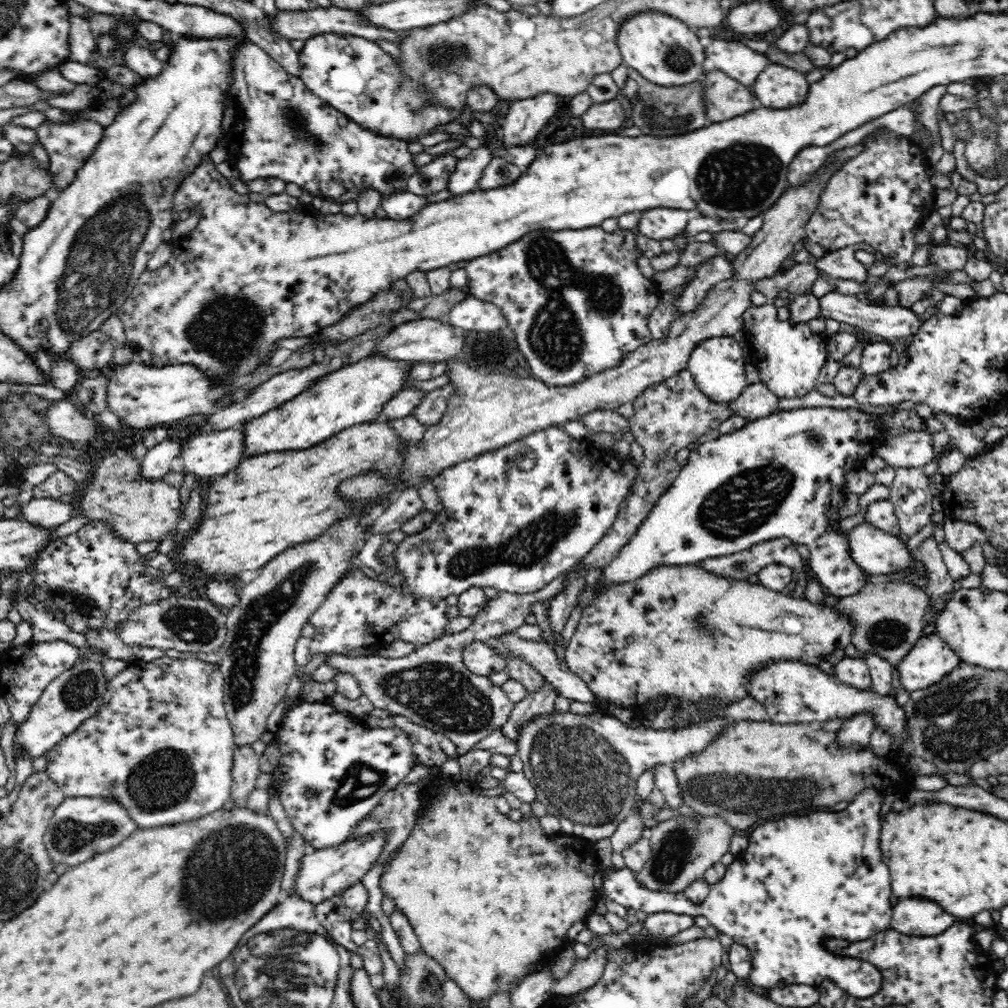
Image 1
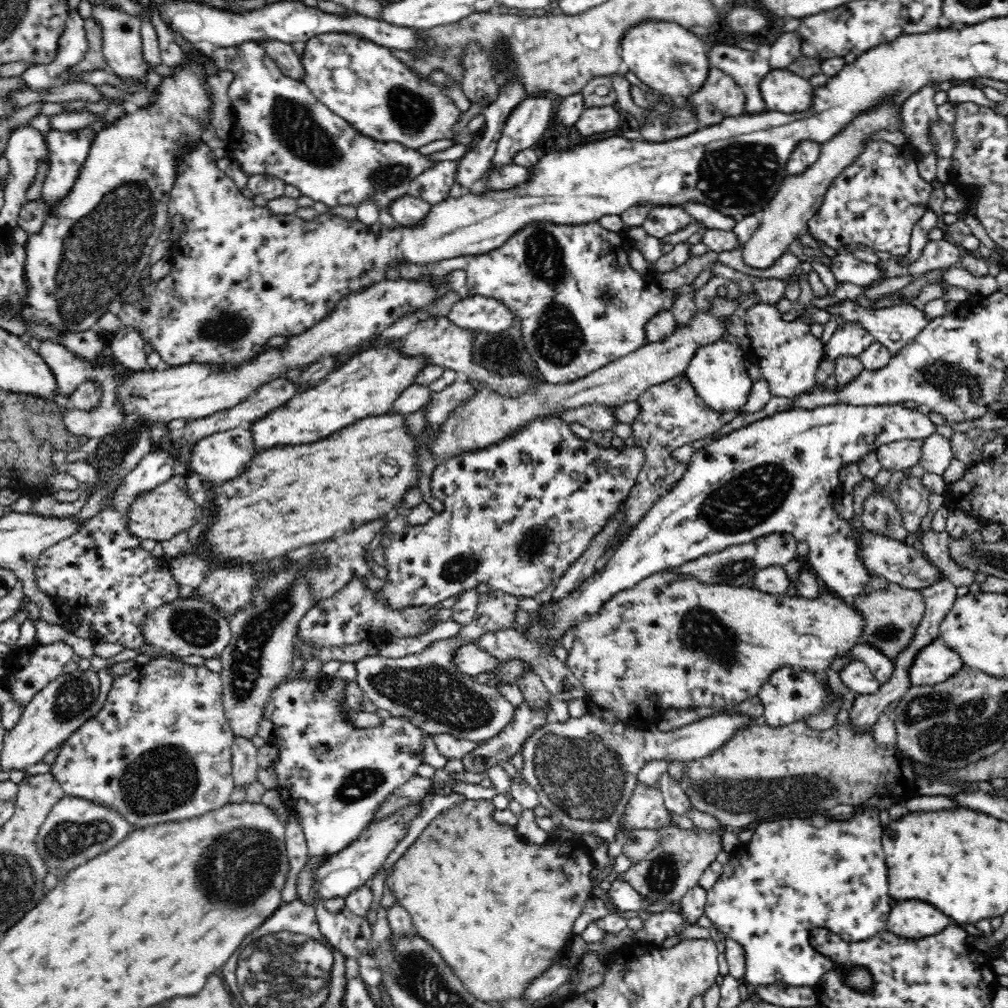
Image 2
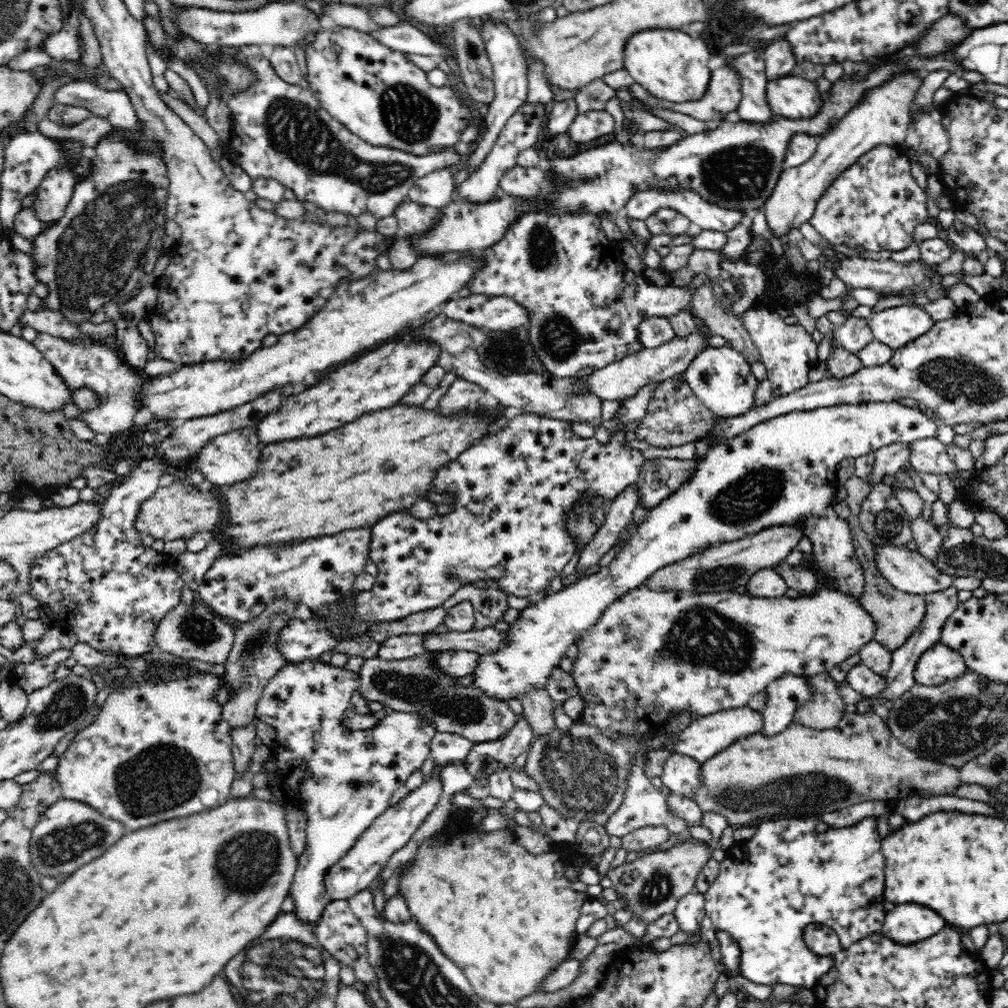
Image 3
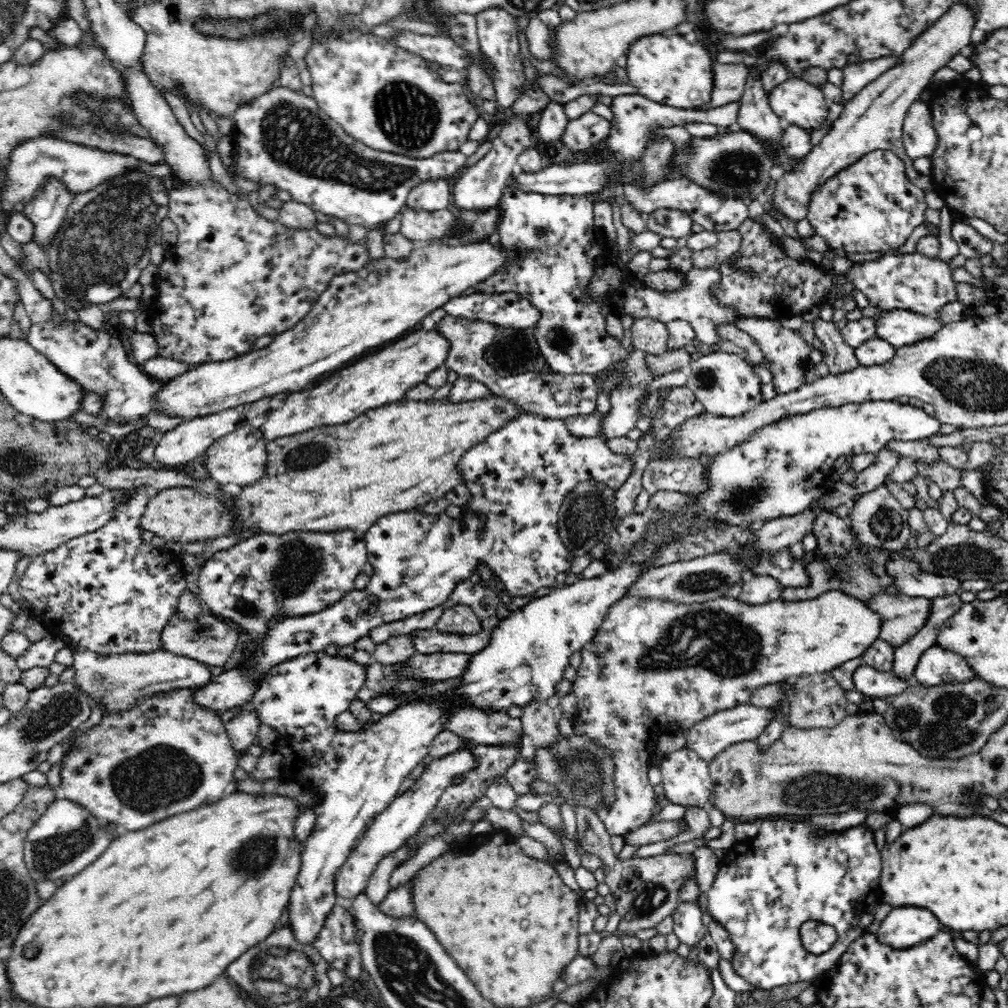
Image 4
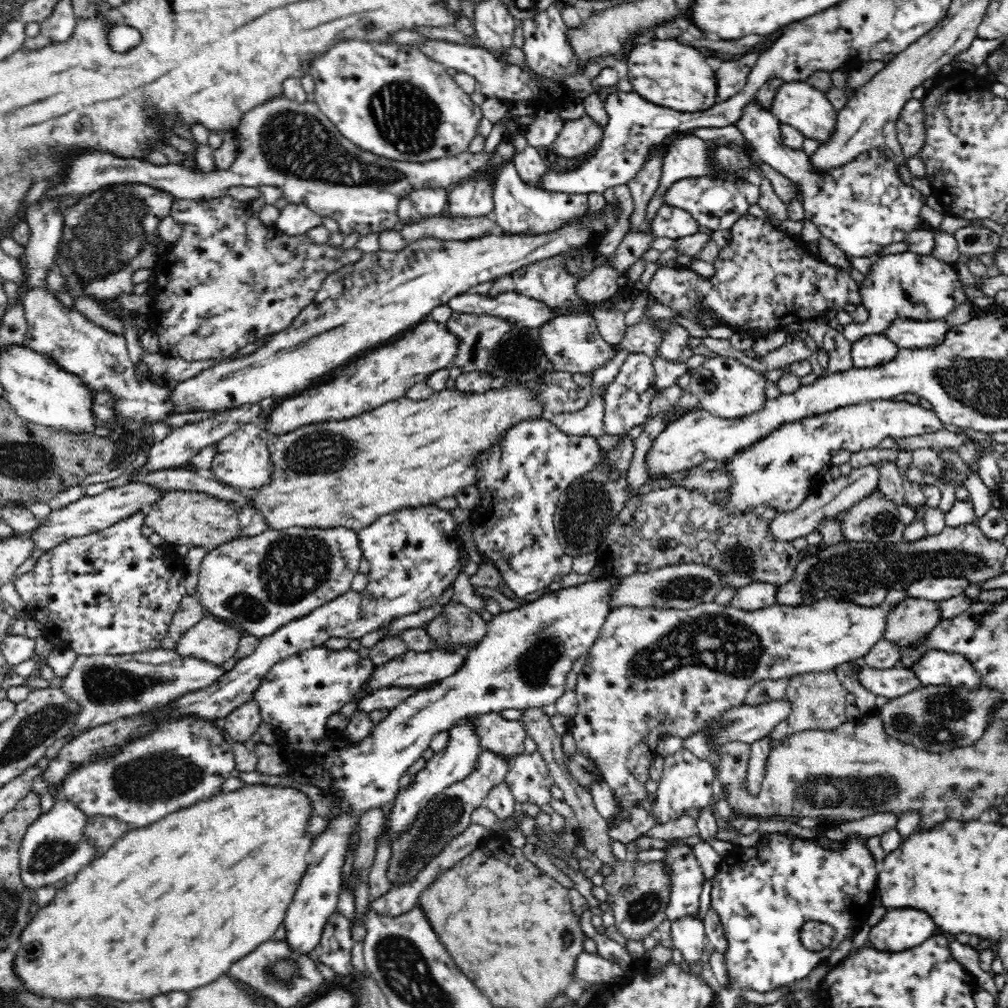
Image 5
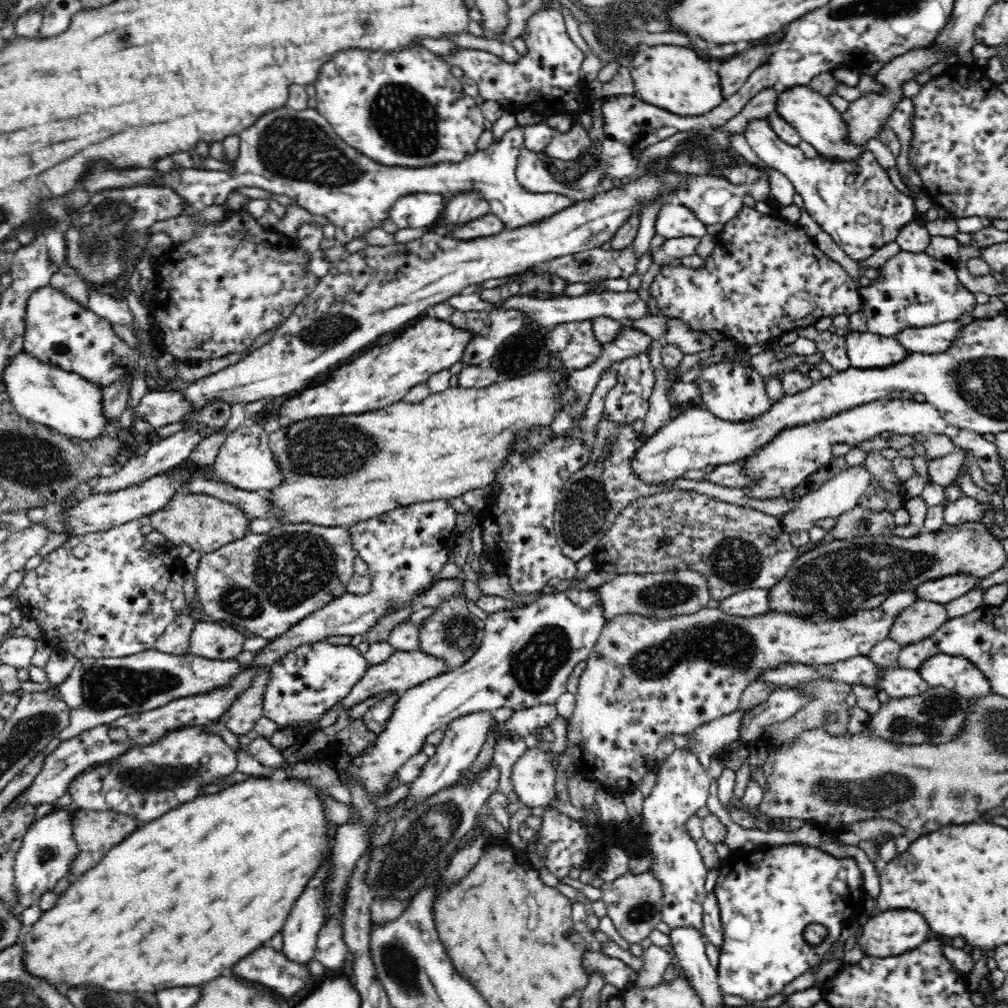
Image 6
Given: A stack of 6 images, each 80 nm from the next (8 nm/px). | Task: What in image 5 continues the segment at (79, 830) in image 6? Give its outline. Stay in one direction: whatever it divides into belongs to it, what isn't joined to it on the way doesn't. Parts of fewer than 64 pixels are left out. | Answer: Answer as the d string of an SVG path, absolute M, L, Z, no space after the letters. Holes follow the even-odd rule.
M86 815L84 841L94 847L94 858L100 858L123 834L132 830L130 825L110 816Z

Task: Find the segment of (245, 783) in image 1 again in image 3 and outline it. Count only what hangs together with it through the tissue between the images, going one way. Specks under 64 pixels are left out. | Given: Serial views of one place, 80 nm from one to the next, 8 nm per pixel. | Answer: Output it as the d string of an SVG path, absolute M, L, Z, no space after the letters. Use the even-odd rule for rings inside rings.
M256 719L244 726L232 726L230 730L231 751L234 758L234 769L237 772L249 771L249 765L254 754L254 743L257 737Z

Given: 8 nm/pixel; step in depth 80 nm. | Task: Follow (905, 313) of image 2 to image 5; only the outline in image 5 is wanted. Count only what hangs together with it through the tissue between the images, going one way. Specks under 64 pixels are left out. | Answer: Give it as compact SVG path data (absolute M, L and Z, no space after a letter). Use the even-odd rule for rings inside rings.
M898 319L887 328L885 335L900 349L932 349L941 345L951 326L947 320L920 322Z

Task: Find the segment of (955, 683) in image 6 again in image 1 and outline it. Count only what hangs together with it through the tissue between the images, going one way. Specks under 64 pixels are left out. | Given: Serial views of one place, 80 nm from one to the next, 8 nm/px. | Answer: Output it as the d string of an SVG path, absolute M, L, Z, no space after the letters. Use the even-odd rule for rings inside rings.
M937 635L920 638L898 664L903 689L912 693L941 683L960 662L958 655Z

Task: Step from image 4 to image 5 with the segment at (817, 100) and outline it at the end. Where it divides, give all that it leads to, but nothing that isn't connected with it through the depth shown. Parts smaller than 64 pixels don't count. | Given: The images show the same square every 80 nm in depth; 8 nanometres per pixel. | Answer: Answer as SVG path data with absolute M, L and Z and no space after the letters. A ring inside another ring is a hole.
M807 82L784 83L774 95L771 112L787 125L798 129L804 138L818 141L819 145L830 142L837 127L837 110L832 107L824 91L815 89Z

